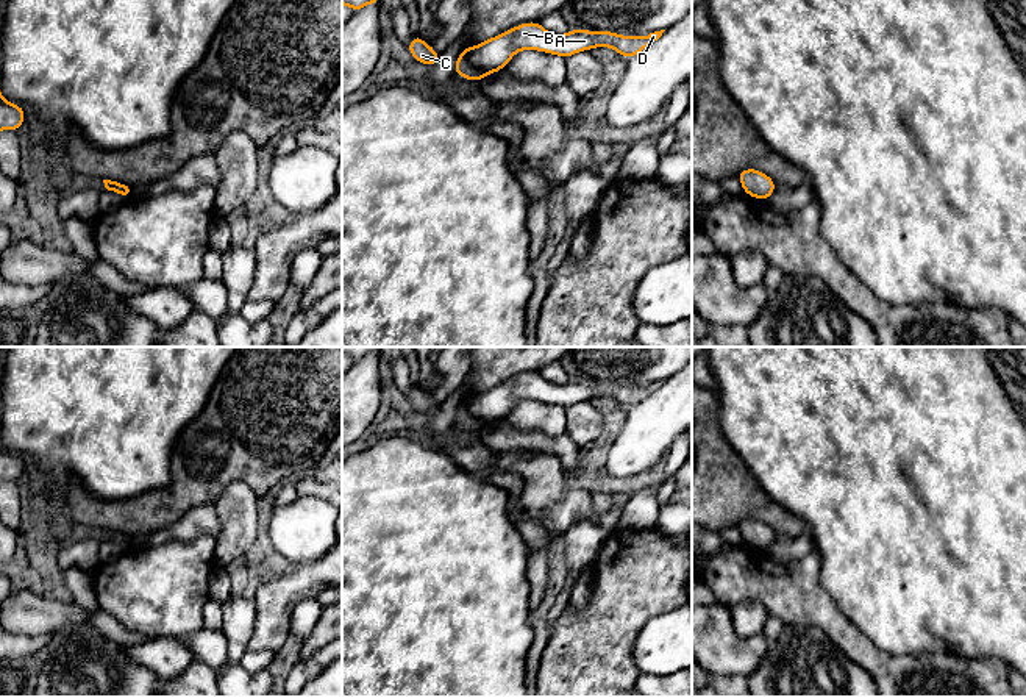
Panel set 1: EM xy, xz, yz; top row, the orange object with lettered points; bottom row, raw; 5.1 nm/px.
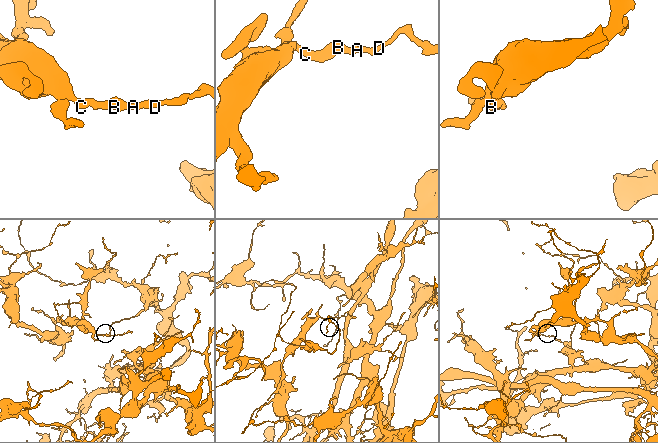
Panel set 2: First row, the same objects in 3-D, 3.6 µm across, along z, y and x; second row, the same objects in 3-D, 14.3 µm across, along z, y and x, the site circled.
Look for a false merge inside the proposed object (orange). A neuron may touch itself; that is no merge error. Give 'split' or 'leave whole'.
leave whole

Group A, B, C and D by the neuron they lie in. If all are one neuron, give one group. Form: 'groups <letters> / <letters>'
groups A B C D

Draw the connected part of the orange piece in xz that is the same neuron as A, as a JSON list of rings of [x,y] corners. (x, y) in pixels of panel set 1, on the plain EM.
[[[540,372],[520,374],[475,397],[465,397],[456,409],[454,424],[479,433],[486,425],[500,422],[520,400],[537,400],[568,408],[595,397],[611,397],[629,409],[657,391],[664,381],[647,386],[622,386],[614,381],[593,383],[581,378],[556,386],[545,380]]]

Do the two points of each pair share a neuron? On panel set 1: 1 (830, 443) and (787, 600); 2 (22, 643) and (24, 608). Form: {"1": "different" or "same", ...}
{"1": "different", "2": "different"}

